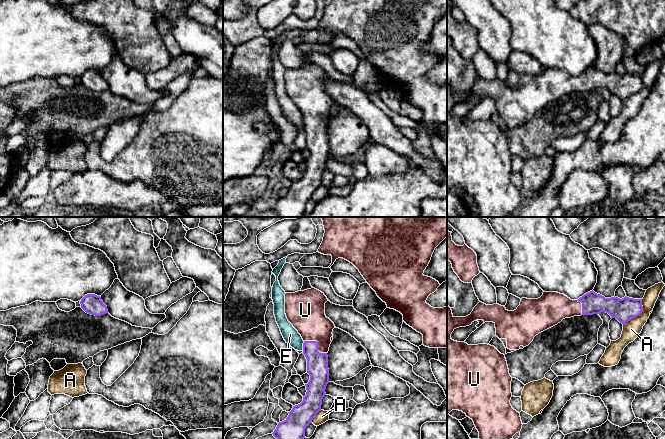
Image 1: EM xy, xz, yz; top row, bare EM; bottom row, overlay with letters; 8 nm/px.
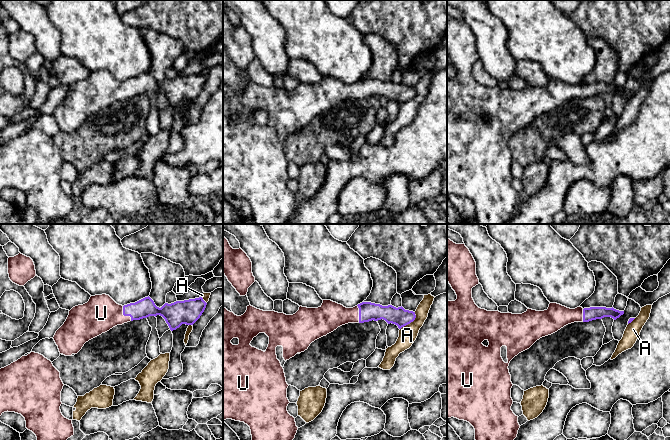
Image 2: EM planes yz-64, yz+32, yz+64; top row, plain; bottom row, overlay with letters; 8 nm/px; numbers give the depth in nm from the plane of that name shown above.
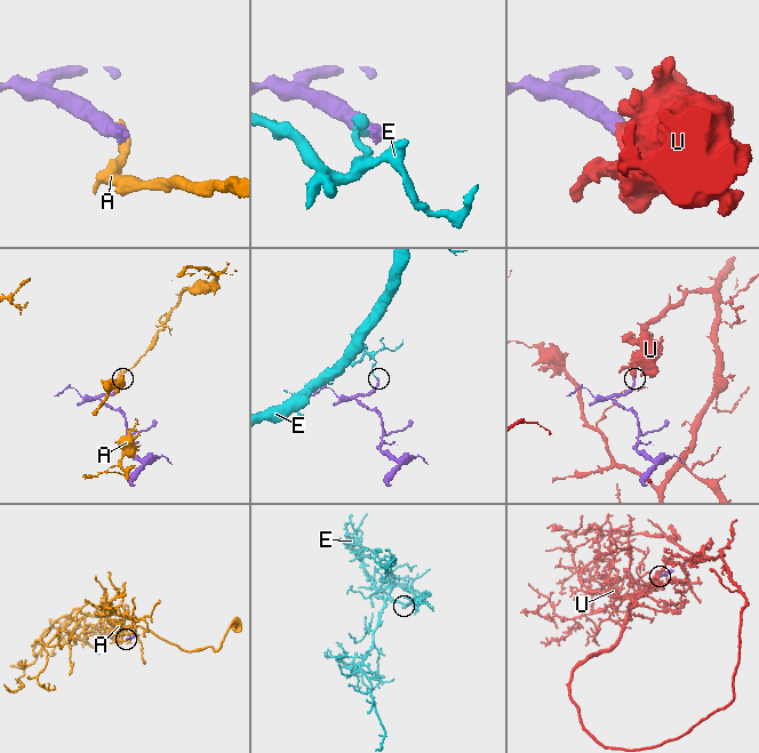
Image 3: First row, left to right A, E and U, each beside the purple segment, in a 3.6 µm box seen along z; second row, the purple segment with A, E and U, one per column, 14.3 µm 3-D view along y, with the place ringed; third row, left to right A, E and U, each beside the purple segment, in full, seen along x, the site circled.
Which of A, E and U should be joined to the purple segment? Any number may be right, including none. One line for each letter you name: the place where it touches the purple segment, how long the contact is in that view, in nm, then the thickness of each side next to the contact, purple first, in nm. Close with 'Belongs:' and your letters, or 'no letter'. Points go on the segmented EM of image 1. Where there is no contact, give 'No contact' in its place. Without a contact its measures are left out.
U: Touches purple at xz (317, 344). Shared border 220 nm. Thickness 180 nm (purple) against 280 nm
Belongs: U

